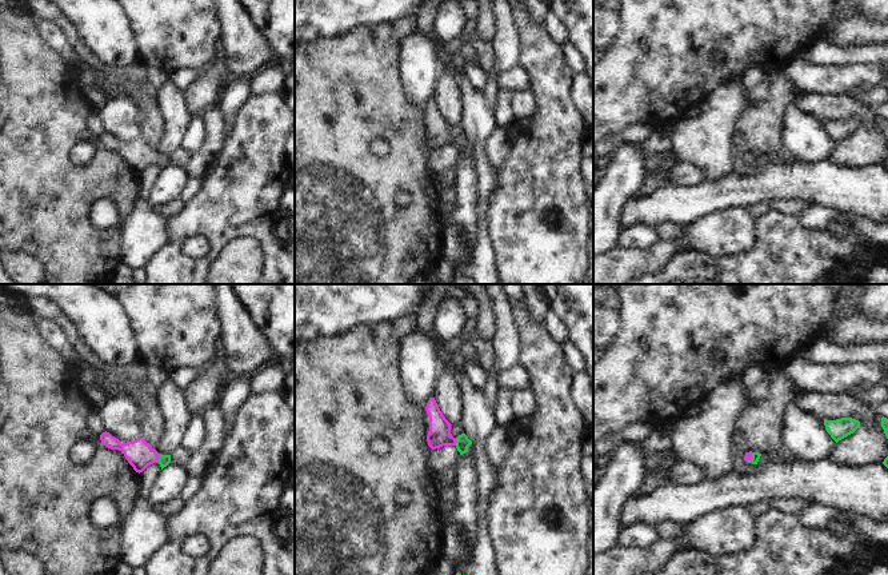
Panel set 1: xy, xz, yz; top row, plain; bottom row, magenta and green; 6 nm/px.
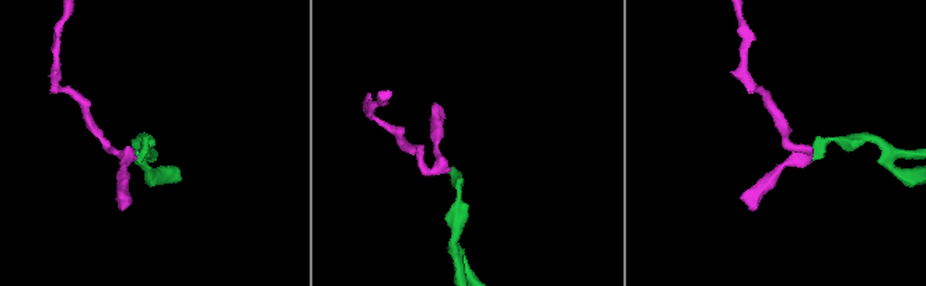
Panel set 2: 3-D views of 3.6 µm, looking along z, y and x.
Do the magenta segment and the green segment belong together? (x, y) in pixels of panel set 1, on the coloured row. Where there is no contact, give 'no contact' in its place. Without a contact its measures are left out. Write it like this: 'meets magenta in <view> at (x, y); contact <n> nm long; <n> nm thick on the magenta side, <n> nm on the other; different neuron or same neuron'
meets magenta in xy at (158, 459); contact 50 nm long; 160 nm thick on the magenta side, 70 nm on the other; same neuron

